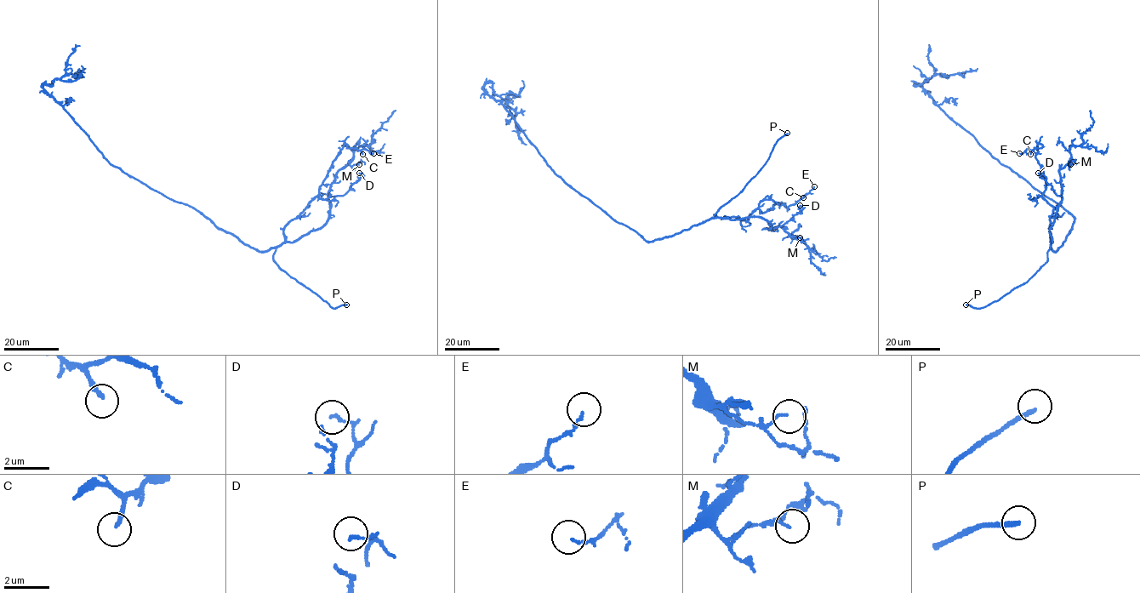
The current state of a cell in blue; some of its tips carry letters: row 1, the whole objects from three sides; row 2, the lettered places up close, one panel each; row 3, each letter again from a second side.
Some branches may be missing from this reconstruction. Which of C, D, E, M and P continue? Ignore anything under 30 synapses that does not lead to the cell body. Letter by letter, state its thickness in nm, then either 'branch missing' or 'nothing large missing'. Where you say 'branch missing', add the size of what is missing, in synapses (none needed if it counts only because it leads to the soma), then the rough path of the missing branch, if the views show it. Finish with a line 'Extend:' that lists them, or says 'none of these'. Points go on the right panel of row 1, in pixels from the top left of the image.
C: 180 nm thick; nothing large missing
D: 90 nm thick; nothing large missing
E: 140 nm thick; nothing large missing
M: 90 nm thick; nothing large missing
P: 190 nm thick; branch missing
Extend: P

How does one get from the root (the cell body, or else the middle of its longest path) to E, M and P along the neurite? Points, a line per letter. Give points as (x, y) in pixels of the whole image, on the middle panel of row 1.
E: (629, 228), (654, 241), (712, 218), (745, 220), (756, 208), (765, 212), (777, 202), (788, 209), (814, 186)
M: (629, 228), (654, 241), (712, 218), (760, 216), (771, 225), (769, 229), (780, 225), (800, 237)
P: (629, 228), (646, 241), (654, 241), (715, 218), (714, 214), (755, 174), (767, 160), (776, 142), (787, 133)

